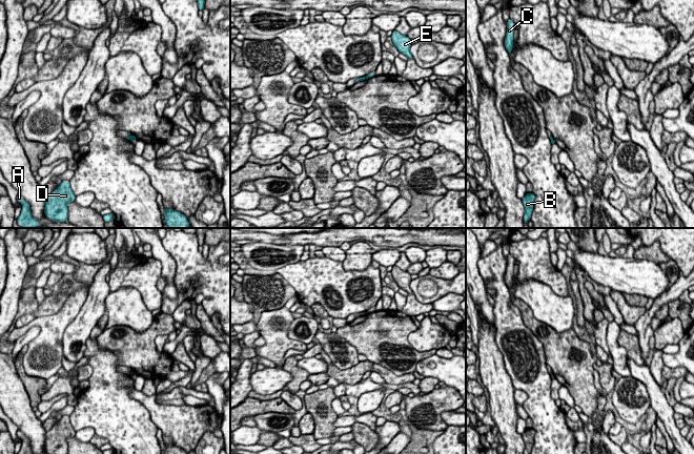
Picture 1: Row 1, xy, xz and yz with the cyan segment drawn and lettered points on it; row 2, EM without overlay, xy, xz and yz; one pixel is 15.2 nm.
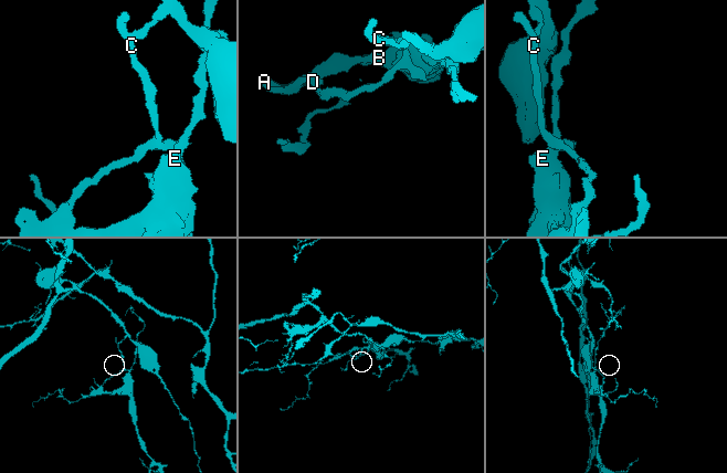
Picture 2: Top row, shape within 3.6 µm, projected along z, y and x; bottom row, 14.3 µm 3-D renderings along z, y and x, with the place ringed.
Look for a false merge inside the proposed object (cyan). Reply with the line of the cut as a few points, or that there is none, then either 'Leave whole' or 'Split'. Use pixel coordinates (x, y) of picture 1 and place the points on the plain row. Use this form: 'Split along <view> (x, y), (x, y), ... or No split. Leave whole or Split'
Split along xz (363, 312), (365, 314). Split

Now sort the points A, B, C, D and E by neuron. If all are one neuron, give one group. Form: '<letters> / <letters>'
A B D E / C

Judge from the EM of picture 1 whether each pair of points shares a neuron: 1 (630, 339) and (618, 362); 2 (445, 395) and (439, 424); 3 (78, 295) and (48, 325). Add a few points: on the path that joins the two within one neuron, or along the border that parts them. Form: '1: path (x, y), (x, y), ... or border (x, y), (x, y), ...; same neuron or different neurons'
1: border (619, 330), (617, 342), (625, 348), (629, 356); different neurons
2: path (437, 403), (437, 416); same neuron
3: path (73, 304), (57, 321); same neuron

